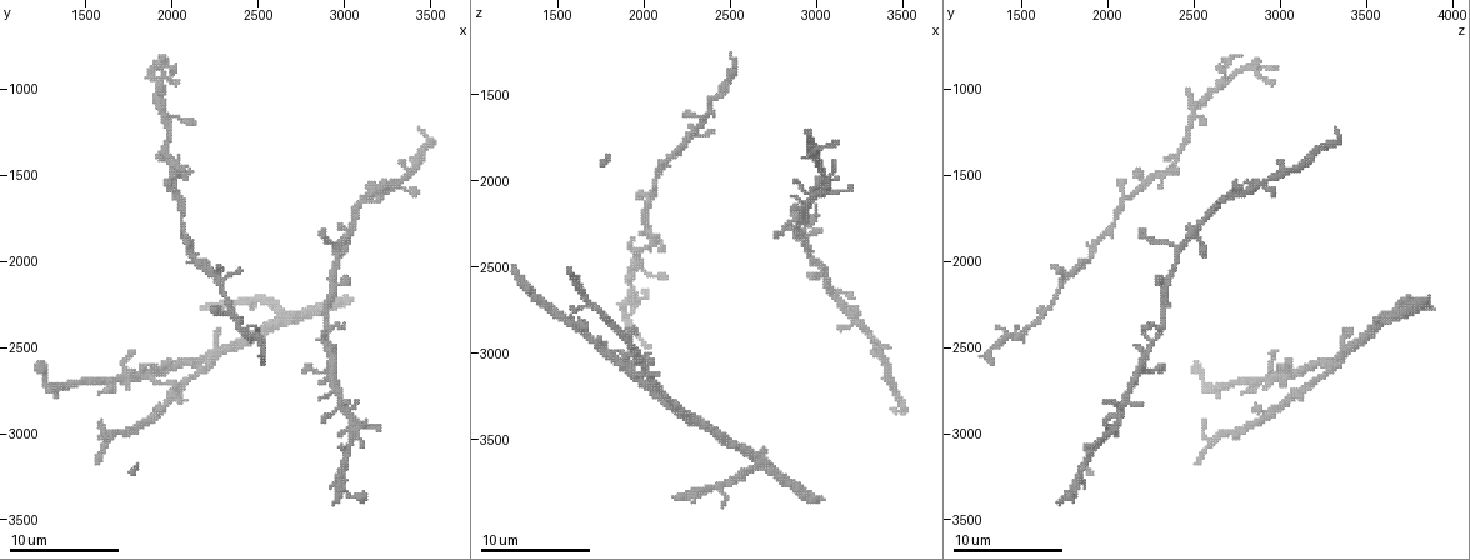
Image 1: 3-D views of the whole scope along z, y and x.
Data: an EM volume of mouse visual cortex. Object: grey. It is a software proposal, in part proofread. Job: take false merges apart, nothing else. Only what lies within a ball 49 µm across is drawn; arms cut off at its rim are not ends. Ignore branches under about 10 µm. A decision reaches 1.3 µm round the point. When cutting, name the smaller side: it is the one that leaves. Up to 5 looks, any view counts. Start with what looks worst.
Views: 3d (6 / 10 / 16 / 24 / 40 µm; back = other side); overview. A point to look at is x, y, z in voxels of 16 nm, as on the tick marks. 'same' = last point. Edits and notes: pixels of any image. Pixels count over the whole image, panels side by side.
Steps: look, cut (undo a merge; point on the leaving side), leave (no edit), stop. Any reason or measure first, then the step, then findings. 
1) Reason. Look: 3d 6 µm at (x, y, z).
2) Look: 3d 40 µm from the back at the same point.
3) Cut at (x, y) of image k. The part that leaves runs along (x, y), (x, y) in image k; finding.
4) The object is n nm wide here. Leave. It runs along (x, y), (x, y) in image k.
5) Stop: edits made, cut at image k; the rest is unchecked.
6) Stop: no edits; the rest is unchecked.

Three-way junction. Look: 3d 10 µm at (2940, 2640, 2180).

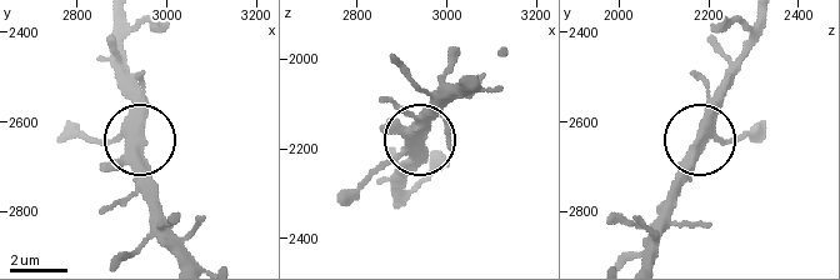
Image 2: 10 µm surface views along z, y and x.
The object is 370 nm wide here. Leave. All the same neuron.

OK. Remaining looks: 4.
Look: 3d 16 µm at (1940, 2860, 2900).

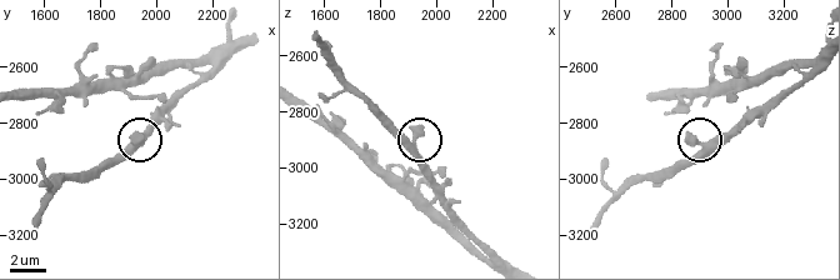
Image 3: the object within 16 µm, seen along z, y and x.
Leave. It runs along (38, 223), (44, 200), (55, 188), (96, 178), (153, 126) in image 3; continuous, no second neuron.

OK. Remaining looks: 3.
Calibre changes. Look: 3d 10 µm at (2060, 1480, 2360).

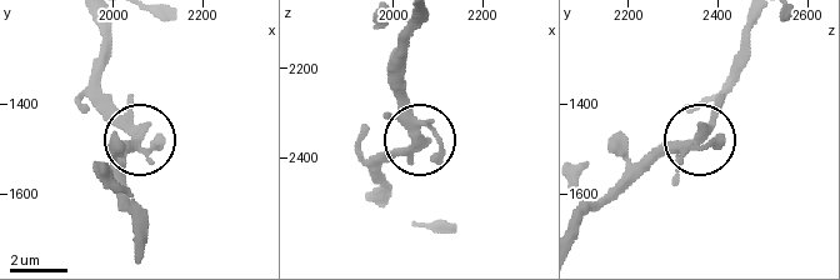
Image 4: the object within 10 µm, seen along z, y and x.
Leave. It runs along (406, 25), (404, 111), (413, 138), (370, 166) in image 4; one neuron here.

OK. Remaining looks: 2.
Stop: no edits; the rest is unchecked.

